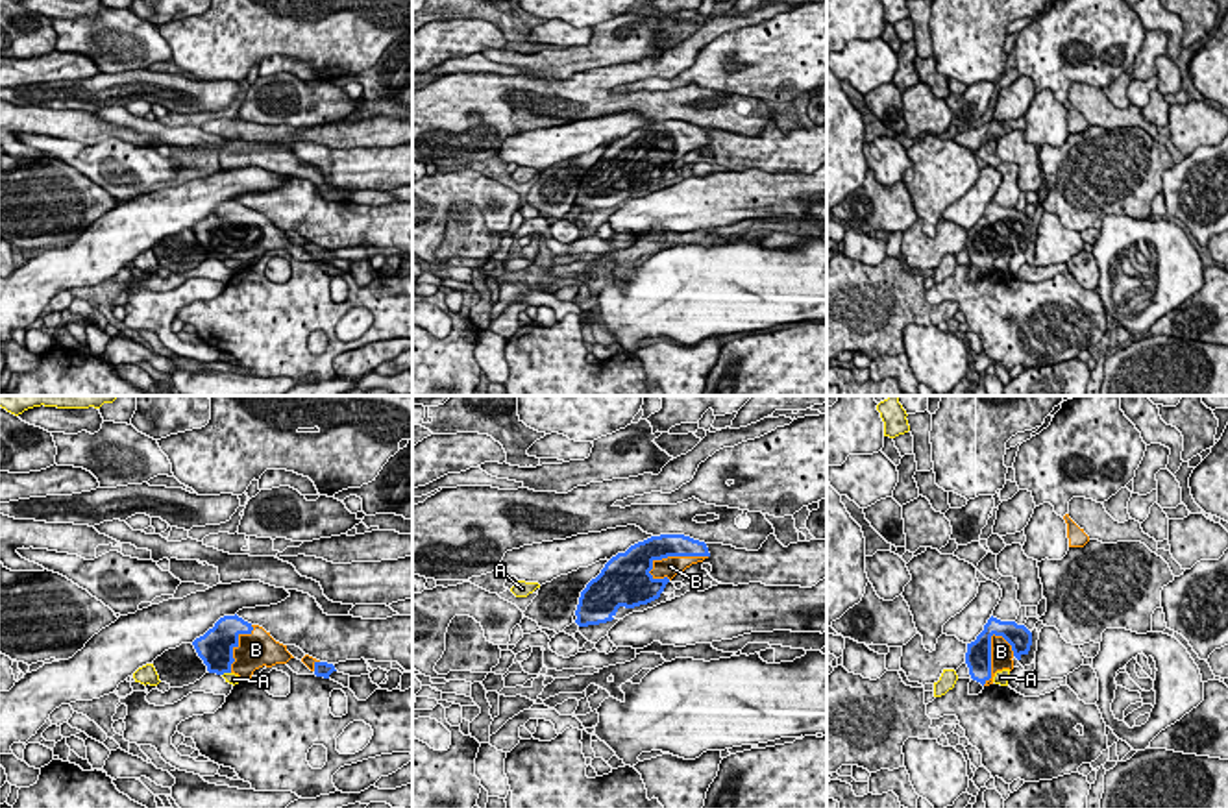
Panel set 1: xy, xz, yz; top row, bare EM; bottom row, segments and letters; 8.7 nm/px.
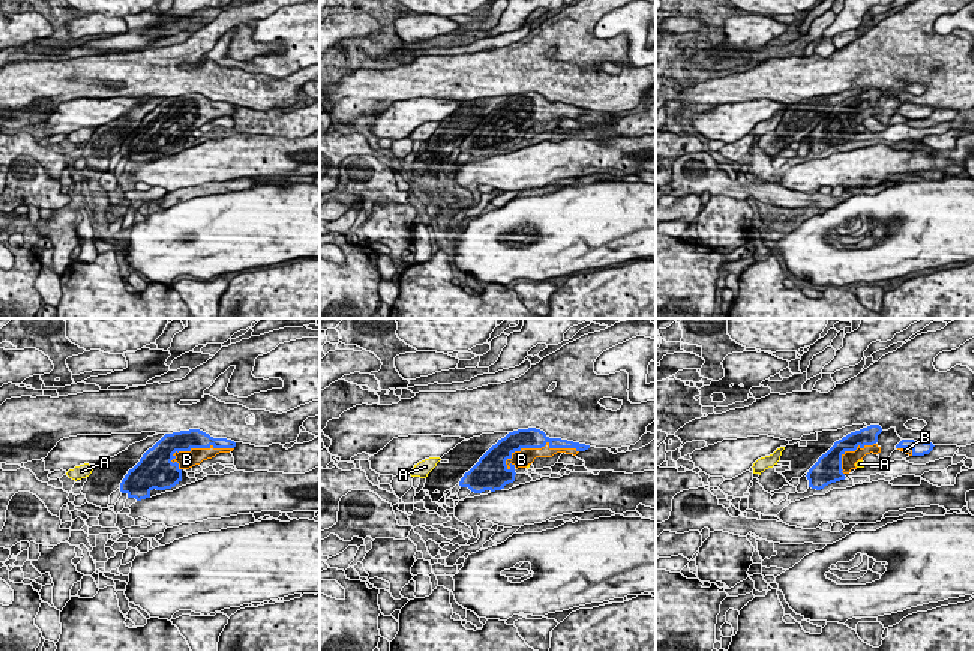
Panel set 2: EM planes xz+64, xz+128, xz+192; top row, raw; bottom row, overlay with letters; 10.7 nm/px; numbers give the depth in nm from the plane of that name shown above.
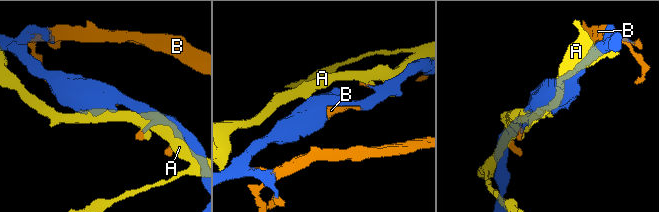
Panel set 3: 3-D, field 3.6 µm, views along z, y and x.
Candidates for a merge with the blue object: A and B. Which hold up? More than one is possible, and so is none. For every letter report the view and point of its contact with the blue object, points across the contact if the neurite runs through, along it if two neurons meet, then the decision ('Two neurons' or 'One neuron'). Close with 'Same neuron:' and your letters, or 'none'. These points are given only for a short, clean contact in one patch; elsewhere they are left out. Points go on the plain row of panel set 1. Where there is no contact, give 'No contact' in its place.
A: Touches blue at xy (226, 257). Two neurons
B: Touches blue at xz (675, 141). One neuron
Same neuron: B

